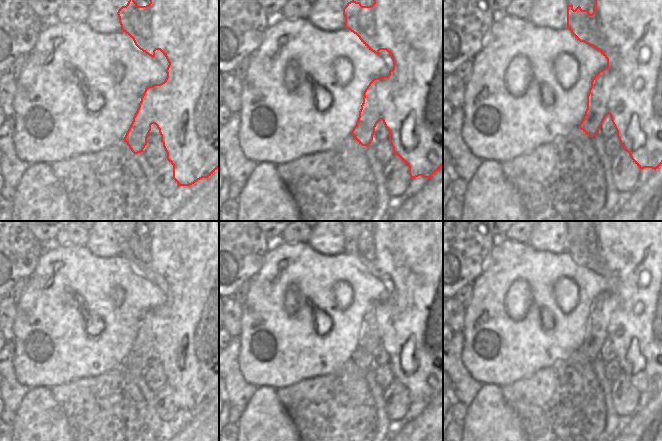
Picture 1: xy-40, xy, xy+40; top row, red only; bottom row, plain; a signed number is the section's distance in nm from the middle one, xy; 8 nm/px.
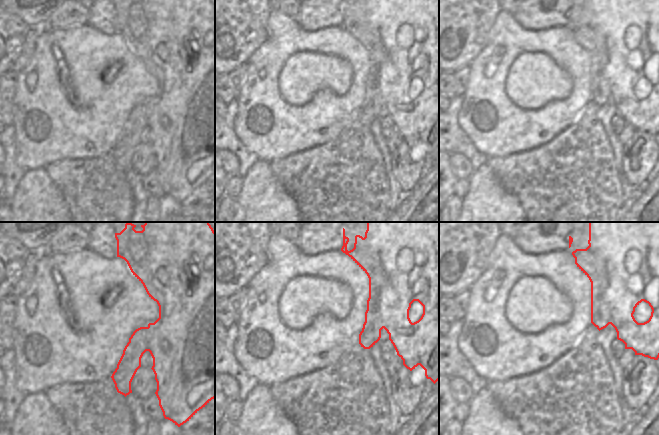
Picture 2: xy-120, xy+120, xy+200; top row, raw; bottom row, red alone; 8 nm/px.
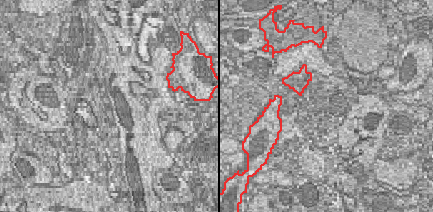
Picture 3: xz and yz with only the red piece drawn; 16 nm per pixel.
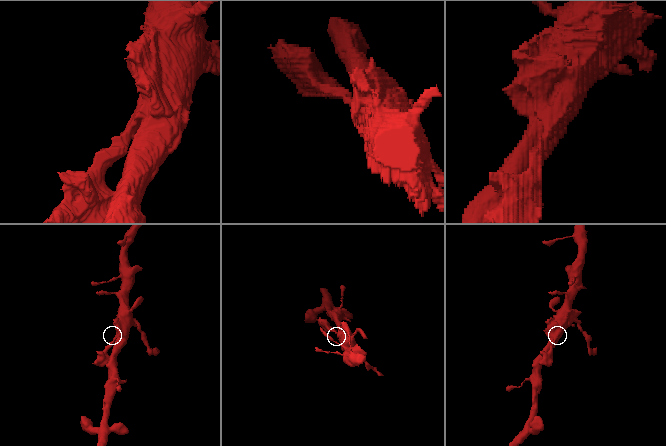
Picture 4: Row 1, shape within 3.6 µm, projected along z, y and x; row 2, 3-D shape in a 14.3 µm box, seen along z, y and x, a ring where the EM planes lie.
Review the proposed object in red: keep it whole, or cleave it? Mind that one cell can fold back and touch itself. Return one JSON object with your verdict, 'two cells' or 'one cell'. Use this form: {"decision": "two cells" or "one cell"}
{"decision": "two cells"}

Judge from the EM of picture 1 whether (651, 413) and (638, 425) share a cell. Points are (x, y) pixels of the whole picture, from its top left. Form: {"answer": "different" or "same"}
{"answer": "same"}

